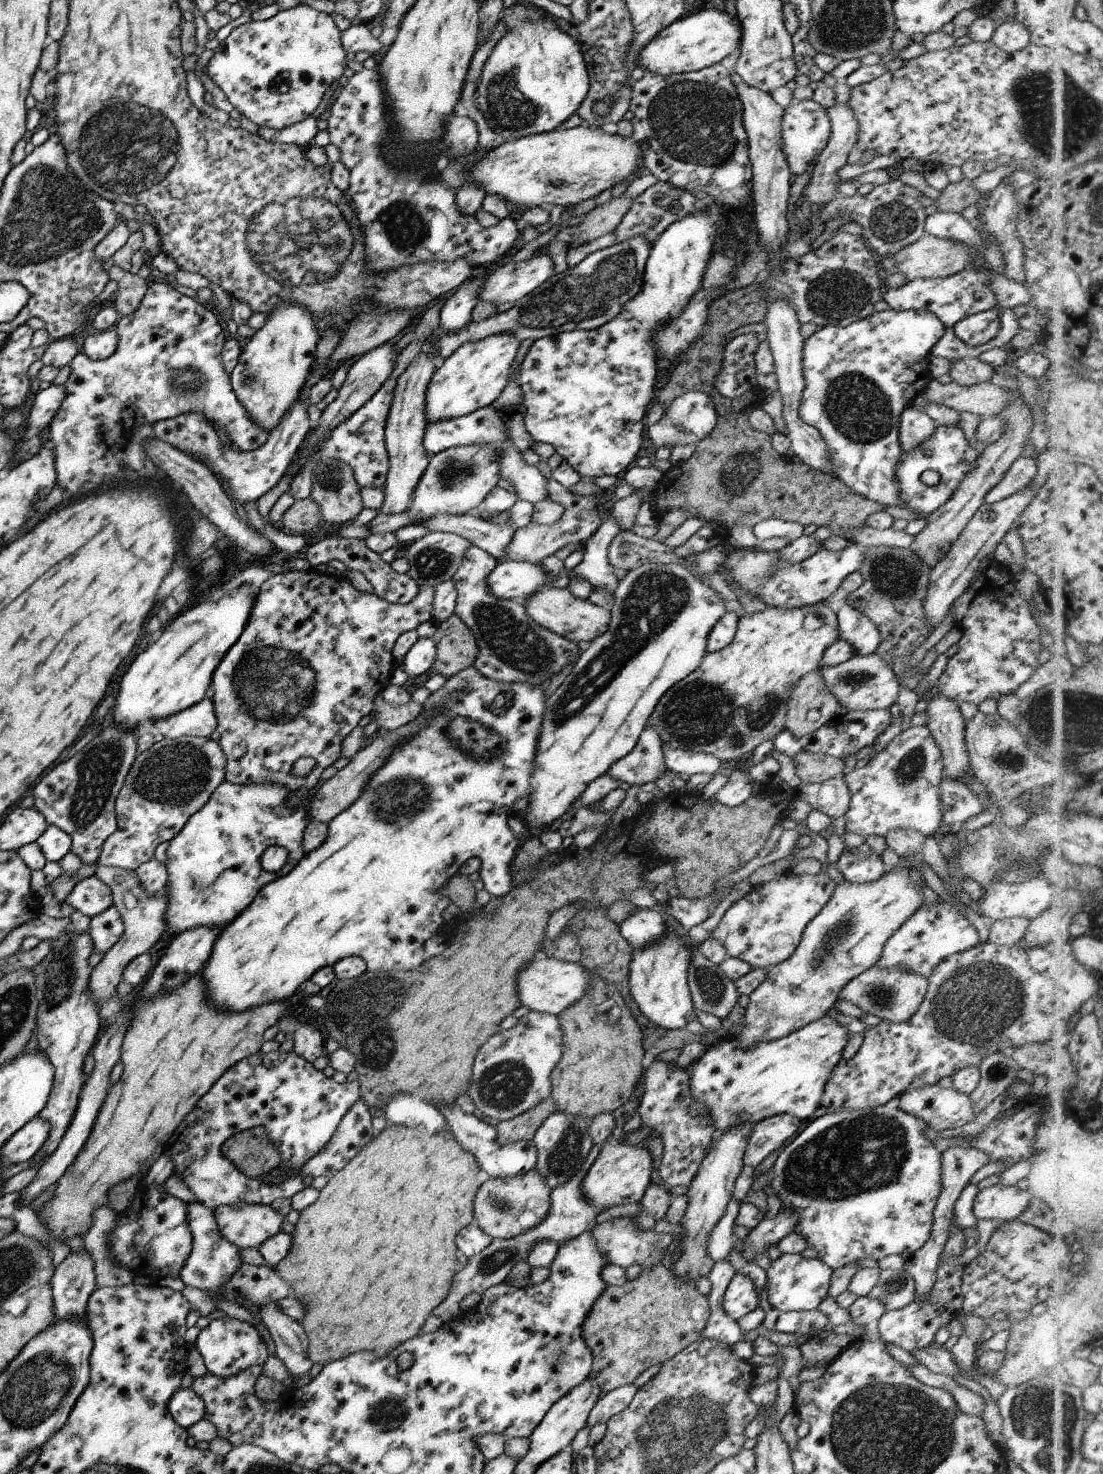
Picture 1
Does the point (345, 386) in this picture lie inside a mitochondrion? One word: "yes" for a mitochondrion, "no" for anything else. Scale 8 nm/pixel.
no

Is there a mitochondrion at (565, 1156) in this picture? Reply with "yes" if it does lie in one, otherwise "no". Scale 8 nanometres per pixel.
yes

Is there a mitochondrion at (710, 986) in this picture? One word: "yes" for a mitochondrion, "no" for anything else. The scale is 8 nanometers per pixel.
yes

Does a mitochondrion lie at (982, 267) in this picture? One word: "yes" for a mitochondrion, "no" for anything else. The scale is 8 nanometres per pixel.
no

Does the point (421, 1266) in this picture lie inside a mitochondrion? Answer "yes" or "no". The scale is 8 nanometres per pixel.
no

